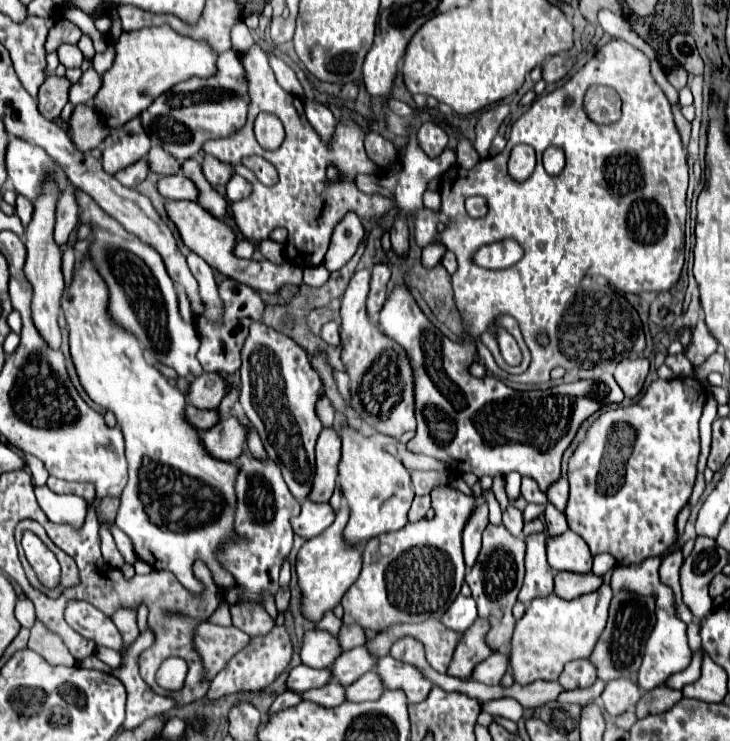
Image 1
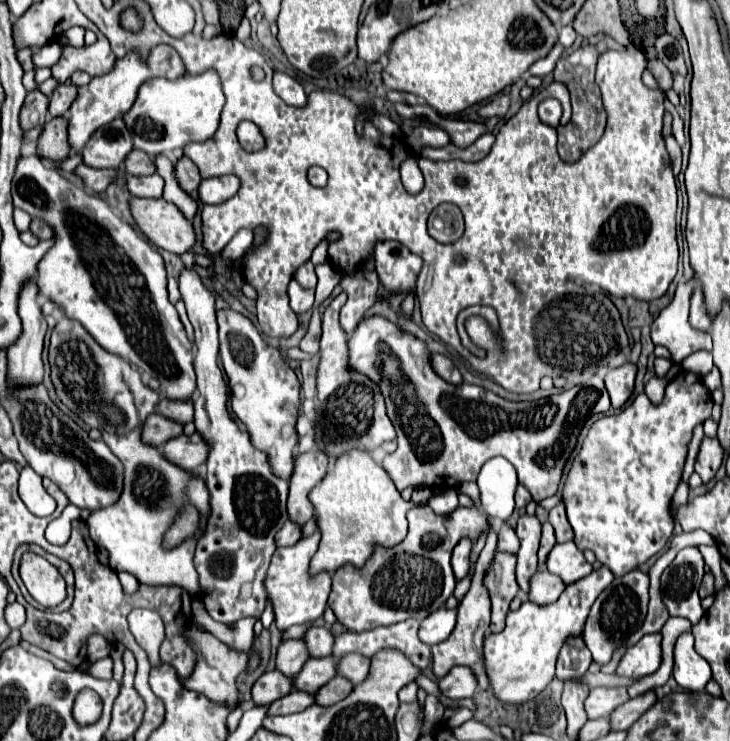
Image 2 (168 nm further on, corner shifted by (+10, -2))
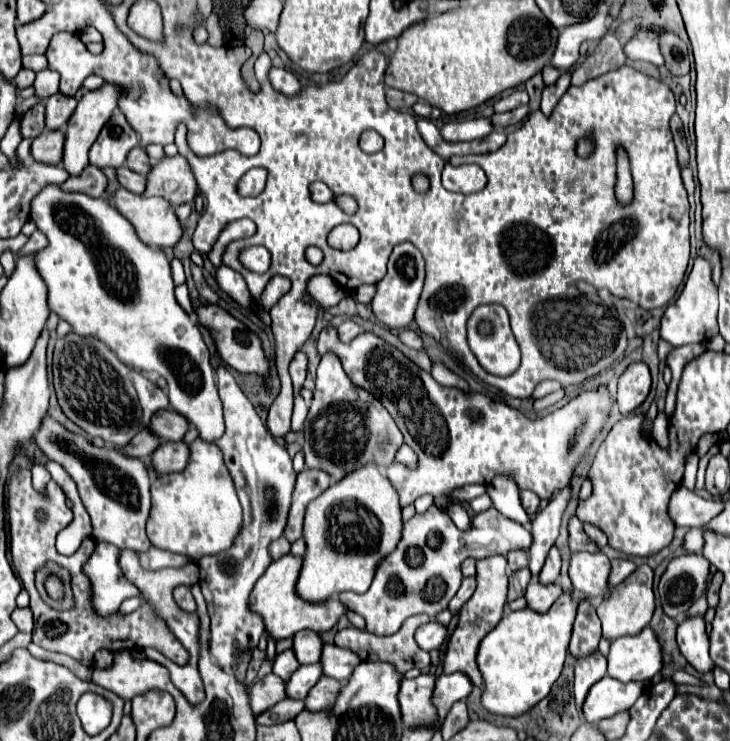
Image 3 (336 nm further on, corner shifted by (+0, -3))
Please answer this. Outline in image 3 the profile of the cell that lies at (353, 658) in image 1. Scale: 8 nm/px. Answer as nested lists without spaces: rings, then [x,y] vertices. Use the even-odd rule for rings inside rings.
[[[318,663],[302,665],[288,679],[288,683],[286,683],[286,697],[288,699],[304,699],[320,677],[322,677],[322,669],[320,669]]]

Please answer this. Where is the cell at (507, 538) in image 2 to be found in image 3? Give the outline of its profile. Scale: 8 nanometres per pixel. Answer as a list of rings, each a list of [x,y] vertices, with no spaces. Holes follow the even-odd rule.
[[[524,551],[508,553],[508,573],[514,573],[522,567],[528,567],[528,553],[524,553]]]

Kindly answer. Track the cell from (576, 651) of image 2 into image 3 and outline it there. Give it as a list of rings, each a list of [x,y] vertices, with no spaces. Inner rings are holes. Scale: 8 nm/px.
[[[582,599],[576,611],[576,621],[572,629],[572,639],[570,639],[570,651],[576,659],[592,653],[598,649],[598,641],[602,637],[600,631],[600,619],[596,615],[596,607],[588,601]]]

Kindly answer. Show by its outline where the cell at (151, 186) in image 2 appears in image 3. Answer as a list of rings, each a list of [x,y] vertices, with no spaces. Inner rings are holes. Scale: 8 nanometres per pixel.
[[[128,167],[116,169],[116,179],[124,189],[128,189],[128,191],[132,191],[136,195],[140,195],[144,191],[144,187],[146,187],[146,177],[142,177],[138,173],[132,173]]]

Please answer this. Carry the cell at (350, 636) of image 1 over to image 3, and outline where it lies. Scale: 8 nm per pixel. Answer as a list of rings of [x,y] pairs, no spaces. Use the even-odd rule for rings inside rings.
[[[300,631],[292,637],[292,651],[296,653],[296,659],[300,661],[300,665],[310,665],[310,663],[318,663],[320,661],[320,653],[322,653],[322,639],[316,633],[310,631]]]

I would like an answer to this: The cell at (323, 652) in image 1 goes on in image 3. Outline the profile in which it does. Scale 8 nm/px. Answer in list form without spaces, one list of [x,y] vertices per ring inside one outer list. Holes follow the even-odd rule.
[[[288,649],[288,651],[282,651],[280,655],[276,655],[274,665],[272,665],[272,673],[278,675],[282,681],[288,681],[290,675],[292,675],[298,667],[300,667],[300,663],[296,661],[292,649]]]

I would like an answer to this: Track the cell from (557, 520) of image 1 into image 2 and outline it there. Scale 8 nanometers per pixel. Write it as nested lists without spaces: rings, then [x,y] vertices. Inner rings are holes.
[[[546,522],[546,524],[542,524],[542,540],[540,540],[540,550],[538,550],[538,560],[540,560],[540,566],[544,566],[546,556],[548,556],[548,552],[554,548],[554,544],[556,544],[554,528]]]

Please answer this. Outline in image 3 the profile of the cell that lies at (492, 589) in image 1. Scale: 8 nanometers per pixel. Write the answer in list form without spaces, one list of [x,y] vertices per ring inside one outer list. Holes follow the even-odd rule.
[[[528,567],[516,571],[516,573],[510,577],[508,601],[514,601],[514,599],[518,599],[518,597],[524,597],[524,593],[526,593],[526,585],[530,583],[530,579],[532,579],[532,573],[530,573]]]

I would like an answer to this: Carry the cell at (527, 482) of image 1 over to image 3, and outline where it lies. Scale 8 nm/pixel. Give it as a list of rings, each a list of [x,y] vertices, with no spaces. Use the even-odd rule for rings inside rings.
[[[520,491],[520,501],[522,501],[522,505],[524,505],[524,509],[526,509],[526,513],[530,517],[534,517],[538,513],[540,499],[538,499],[536,493],[532,493],[532,491]]]

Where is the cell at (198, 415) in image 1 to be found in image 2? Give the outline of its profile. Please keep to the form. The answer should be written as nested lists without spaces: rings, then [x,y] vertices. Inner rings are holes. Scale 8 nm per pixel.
[[[154,412],[144,422],[142,440],[146,444],[160,448],[160,444],[164,444],[166,440],[170,440],[174,436],[180,436],[182,432],[184,432],[182,424],[174,424],[174,420],[166,420],[166,416],[158,416],[158,412]]]

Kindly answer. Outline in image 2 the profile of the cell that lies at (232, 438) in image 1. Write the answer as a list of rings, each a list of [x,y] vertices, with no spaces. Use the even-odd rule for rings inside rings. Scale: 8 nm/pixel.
[[[194,432],[192,436],[182,434],[168,440],[162,450],[170,462],[188,472],[196,472],[198,468],[202,468],[206,464],[206,452],[210,452],[210,448],[206,448],[206,440],[202,440],[198,432]]]

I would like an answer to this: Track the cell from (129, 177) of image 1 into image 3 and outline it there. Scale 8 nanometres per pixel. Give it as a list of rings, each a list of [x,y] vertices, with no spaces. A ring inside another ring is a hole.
[[[88,165],[82,175],[68,177],[68,181],[64,181],[64,185],[60,187],[66,189],[66,193],[84,193],[88,197],[104,197],[106,177],[98,167]]]

